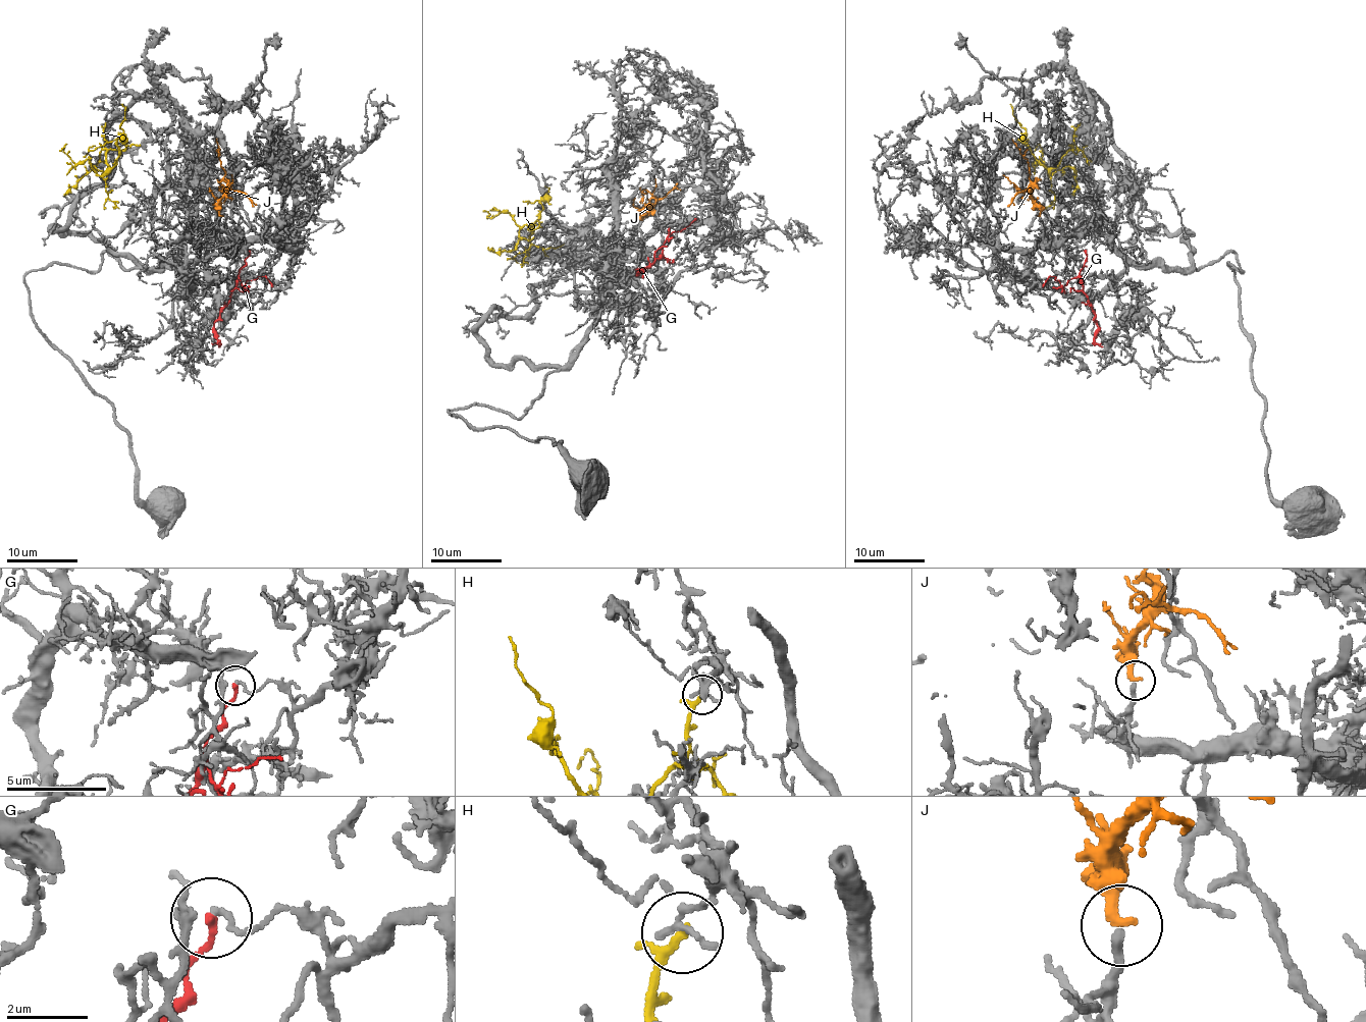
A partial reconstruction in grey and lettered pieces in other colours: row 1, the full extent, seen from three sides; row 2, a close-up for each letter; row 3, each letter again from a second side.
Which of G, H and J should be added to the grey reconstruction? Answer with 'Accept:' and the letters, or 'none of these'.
Accept: J

